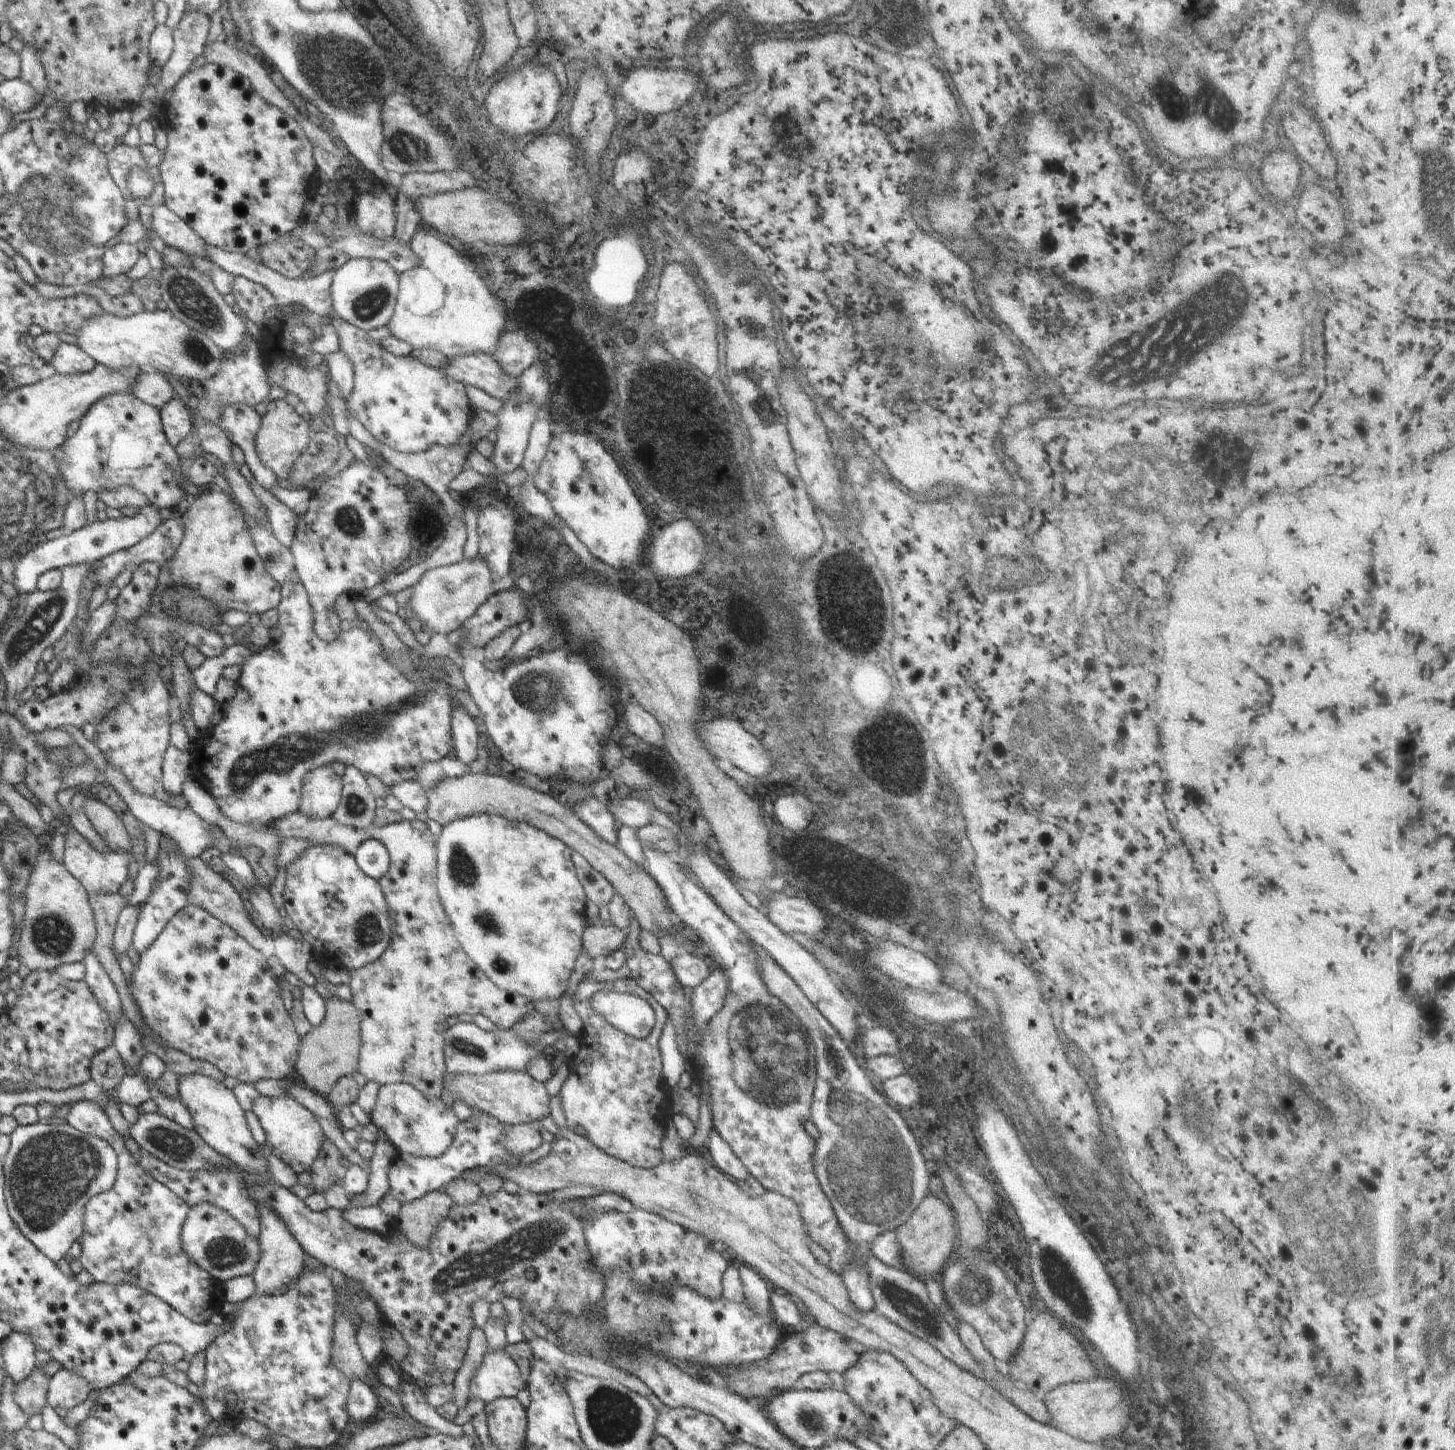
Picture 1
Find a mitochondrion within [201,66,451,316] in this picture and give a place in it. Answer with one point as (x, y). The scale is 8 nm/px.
(405, 149)

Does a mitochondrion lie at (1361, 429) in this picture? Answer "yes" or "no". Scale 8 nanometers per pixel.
no

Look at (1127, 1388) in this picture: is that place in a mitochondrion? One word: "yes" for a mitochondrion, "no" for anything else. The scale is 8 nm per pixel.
no

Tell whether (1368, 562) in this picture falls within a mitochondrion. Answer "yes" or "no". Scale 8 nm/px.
yes

